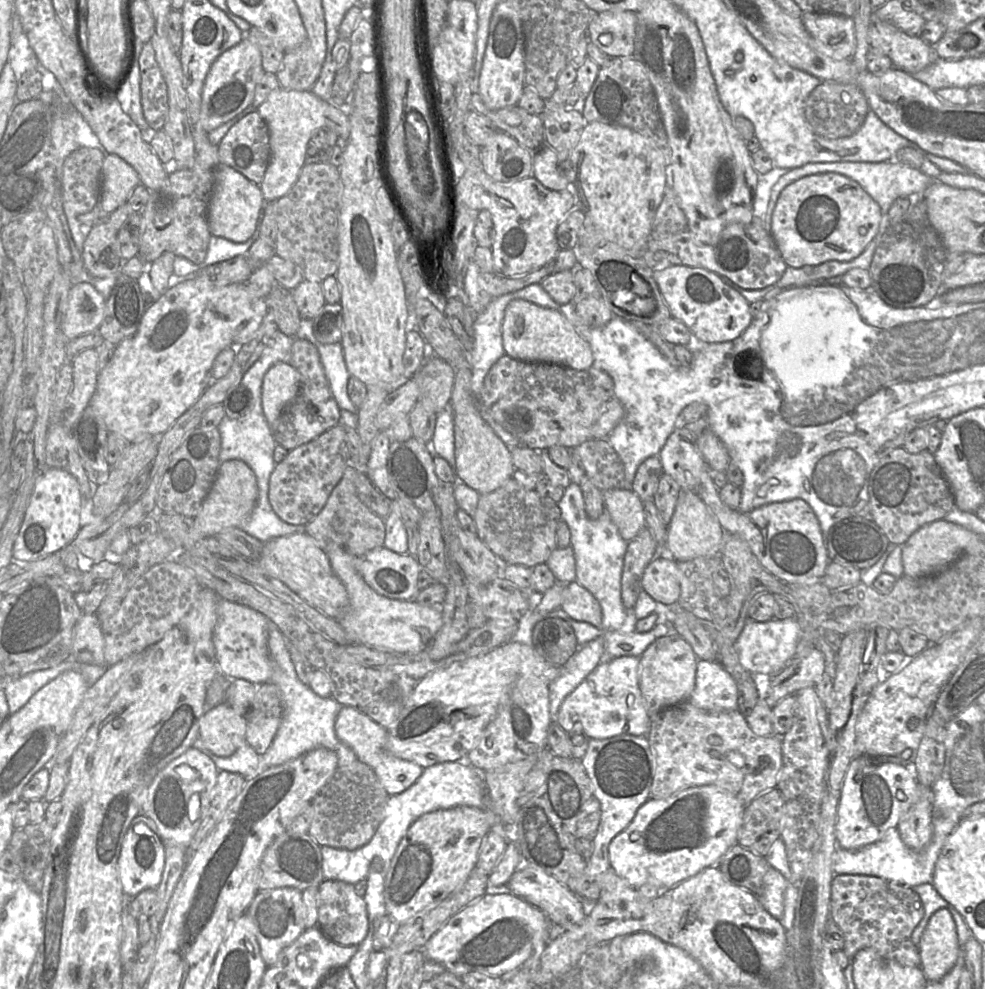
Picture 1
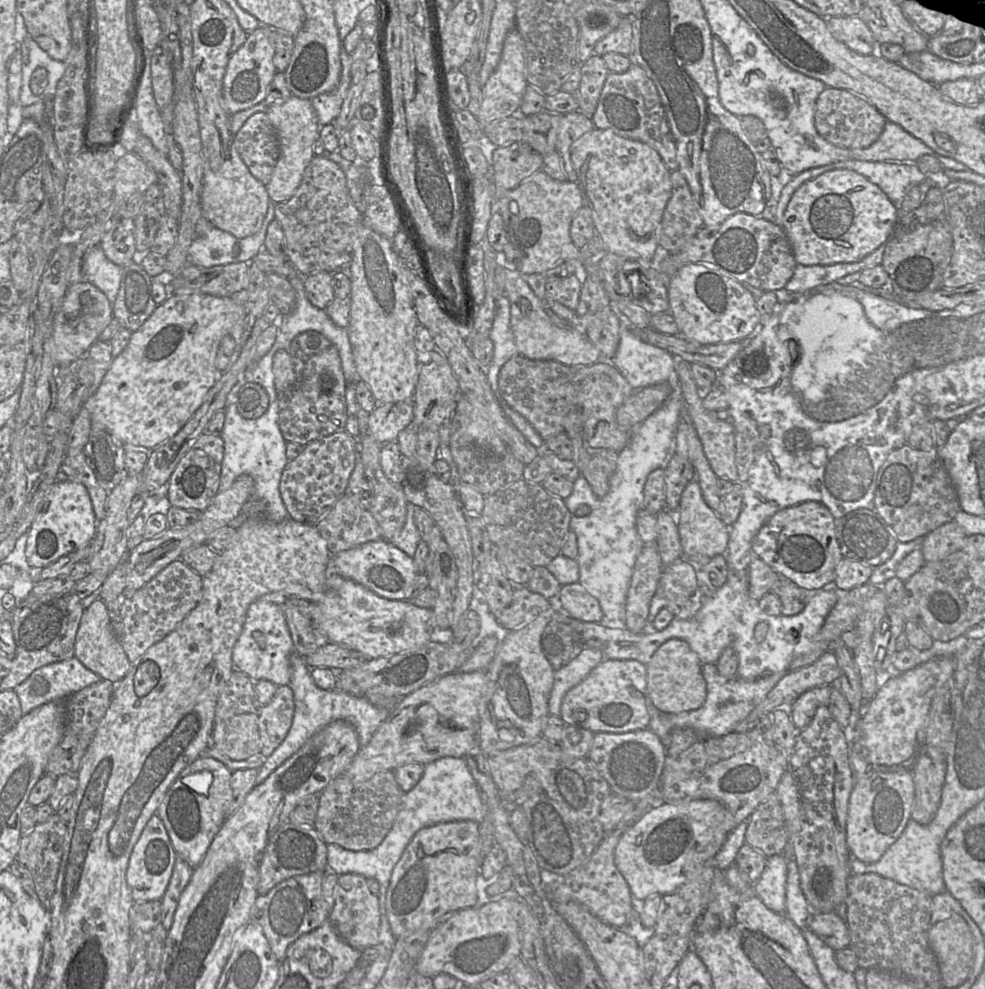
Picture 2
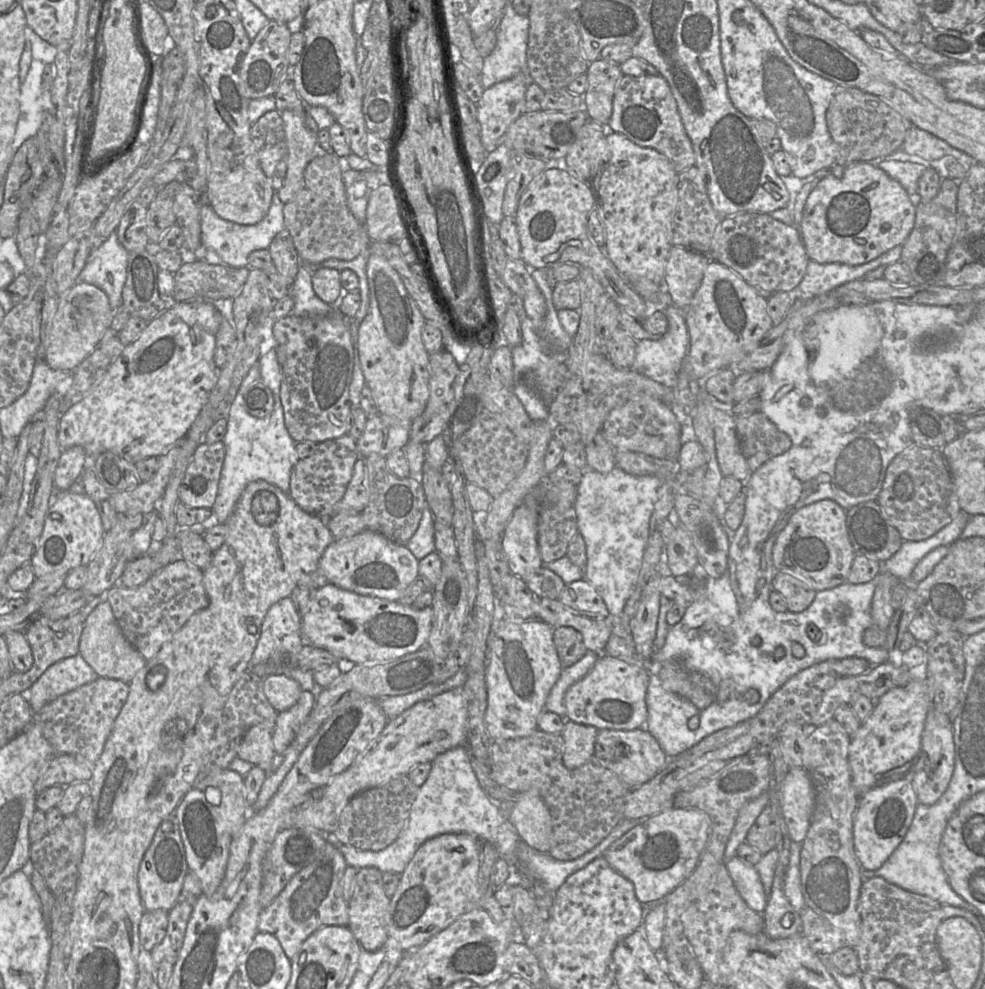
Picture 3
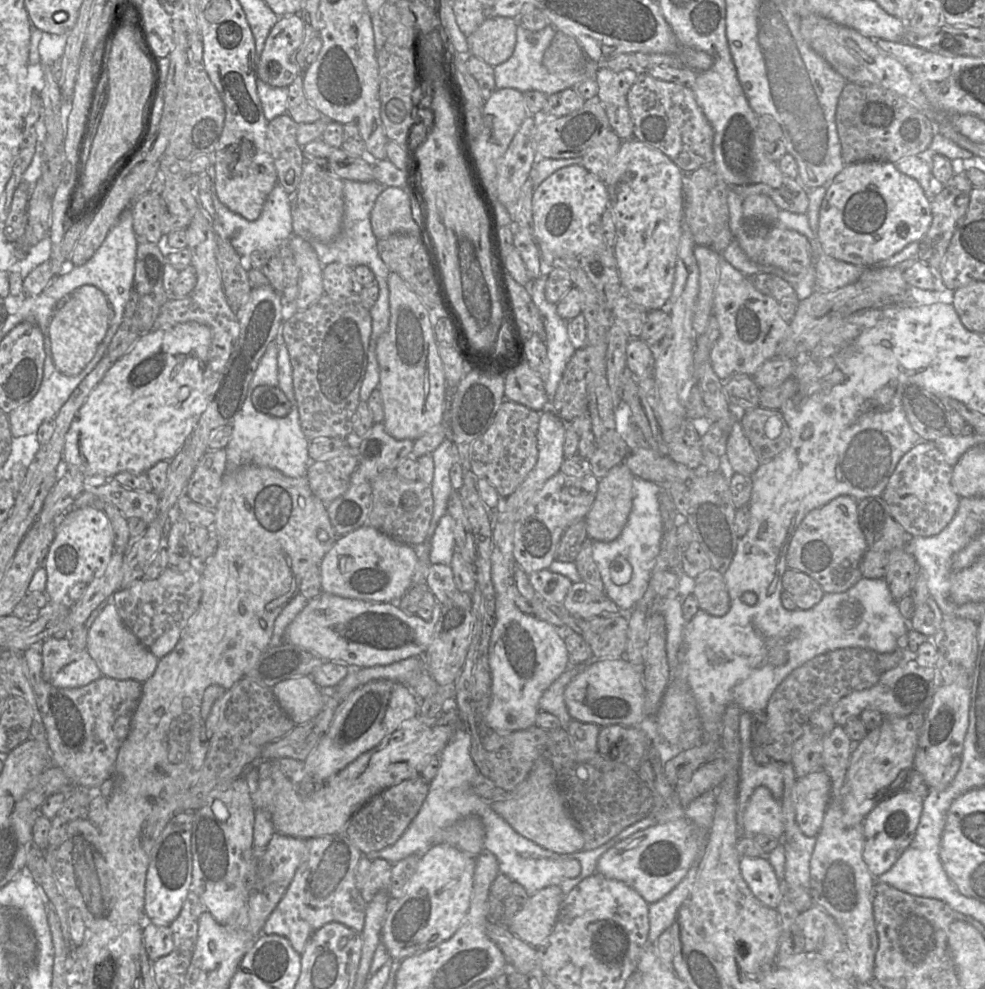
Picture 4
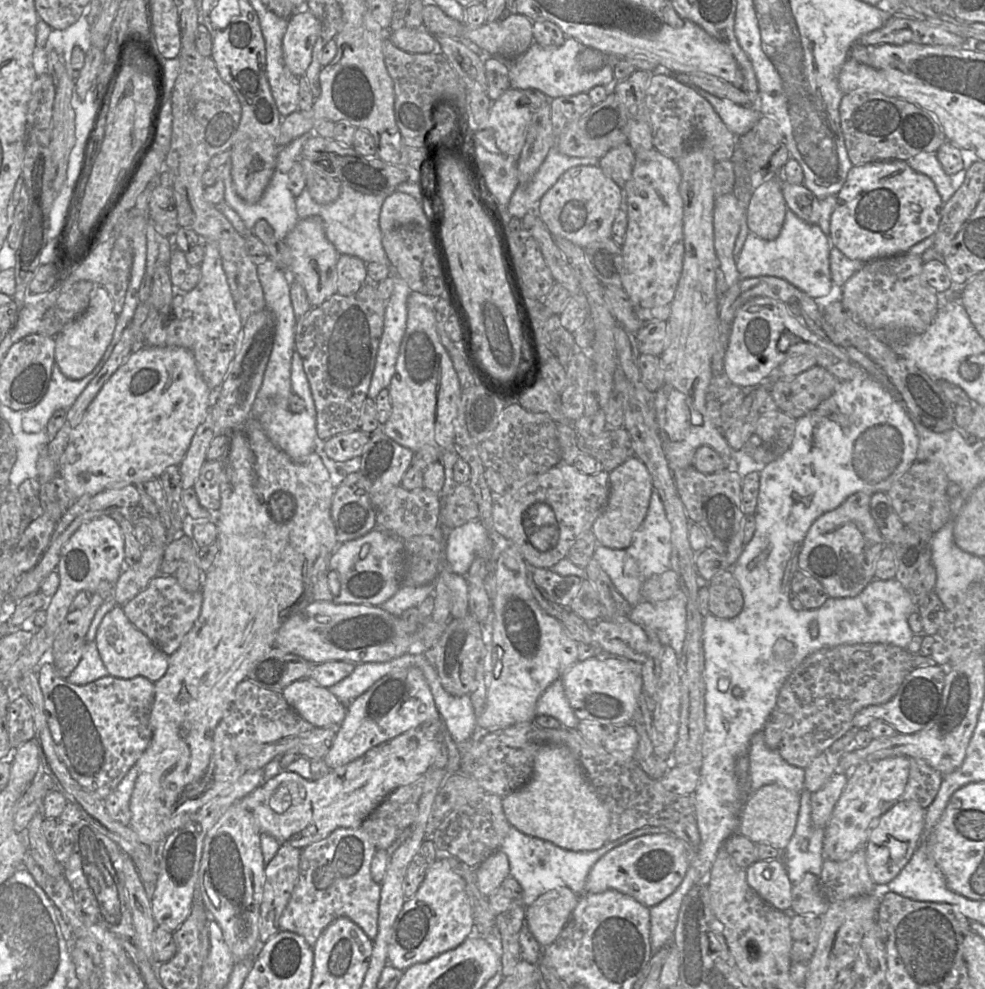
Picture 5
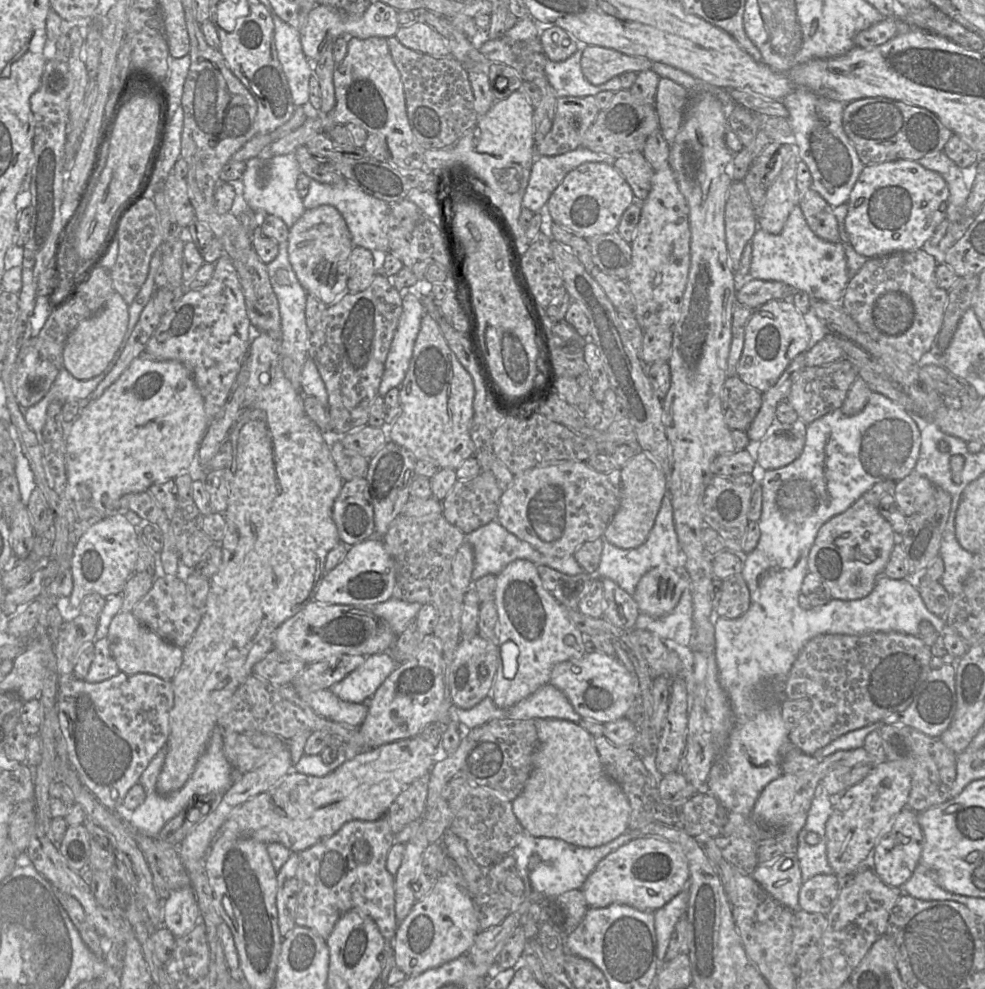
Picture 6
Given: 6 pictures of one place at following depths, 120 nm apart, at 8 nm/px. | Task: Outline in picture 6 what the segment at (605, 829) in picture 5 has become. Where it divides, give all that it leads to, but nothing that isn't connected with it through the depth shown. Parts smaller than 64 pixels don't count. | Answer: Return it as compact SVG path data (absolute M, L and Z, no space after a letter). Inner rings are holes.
M532 719L537 729L537 746L532 769L523 791L511 802L524 831L534 837L563 840L579 847L607 844L628 830L630 804L623 790L604 772L595 746L595 737L578 723L564 719Z

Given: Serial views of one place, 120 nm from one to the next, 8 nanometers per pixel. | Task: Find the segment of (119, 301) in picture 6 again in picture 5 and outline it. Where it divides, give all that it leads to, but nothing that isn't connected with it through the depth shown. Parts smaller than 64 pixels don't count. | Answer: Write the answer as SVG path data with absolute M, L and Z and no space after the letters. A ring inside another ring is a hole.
M99 285L91 292L86 311L55 337L55 363L68 379L83 379L93 371L103 357L112 340L118 318L113 308L110 295L102 285Z

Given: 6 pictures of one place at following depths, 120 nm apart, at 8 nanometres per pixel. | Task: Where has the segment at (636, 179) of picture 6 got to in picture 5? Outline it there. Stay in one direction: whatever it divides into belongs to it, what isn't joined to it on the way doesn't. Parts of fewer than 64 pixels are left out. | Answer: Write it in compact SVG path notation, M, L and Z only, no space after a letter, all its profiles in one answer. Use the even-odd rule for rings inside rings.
M622 143L599 159L598 166L622 189L632 176L636 155L628 143Z

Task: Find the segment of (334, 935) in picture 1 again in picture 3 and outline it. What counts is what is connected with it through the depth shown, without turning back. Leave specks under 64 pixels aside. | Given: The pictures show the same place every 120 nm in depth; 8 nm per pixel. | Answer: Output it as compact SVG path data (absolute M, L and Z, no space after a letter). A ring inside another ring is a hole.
M364 867L358 870L352 891L348 901L349 923L351 930L362 950L376 951L383 947L387 938L388 911L390 898L386 895L383 881L383 873L375 867Z

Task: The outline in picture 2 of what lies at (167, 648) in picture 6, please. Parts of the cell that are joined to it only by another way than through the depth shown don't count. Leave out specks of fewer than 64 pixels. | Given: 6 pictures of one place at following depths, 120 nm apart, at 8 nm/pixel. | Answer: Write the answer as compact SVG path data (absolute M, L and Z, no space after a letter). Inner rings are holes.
M97 599L86 608L81 617L75 640L74 657L102 679L118 683L129 671L132 663L116 638L104 601Z

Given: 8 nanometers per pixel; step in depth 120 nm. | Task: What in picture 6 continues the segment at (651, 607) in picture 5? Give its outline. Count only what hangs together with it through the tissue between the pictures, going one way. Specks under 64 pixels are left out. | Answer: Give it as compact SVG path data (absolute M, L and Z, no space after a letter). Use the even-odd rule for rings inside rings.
M690 579L689 588L686 587L681 595L677 606L668 614L661 617L653 617L643 612L640 612L636 622L635 628L639 630L647 630L661 639L670 639L682 646L690 646L692 638L692 617L693 617L693 604L690 590Z

